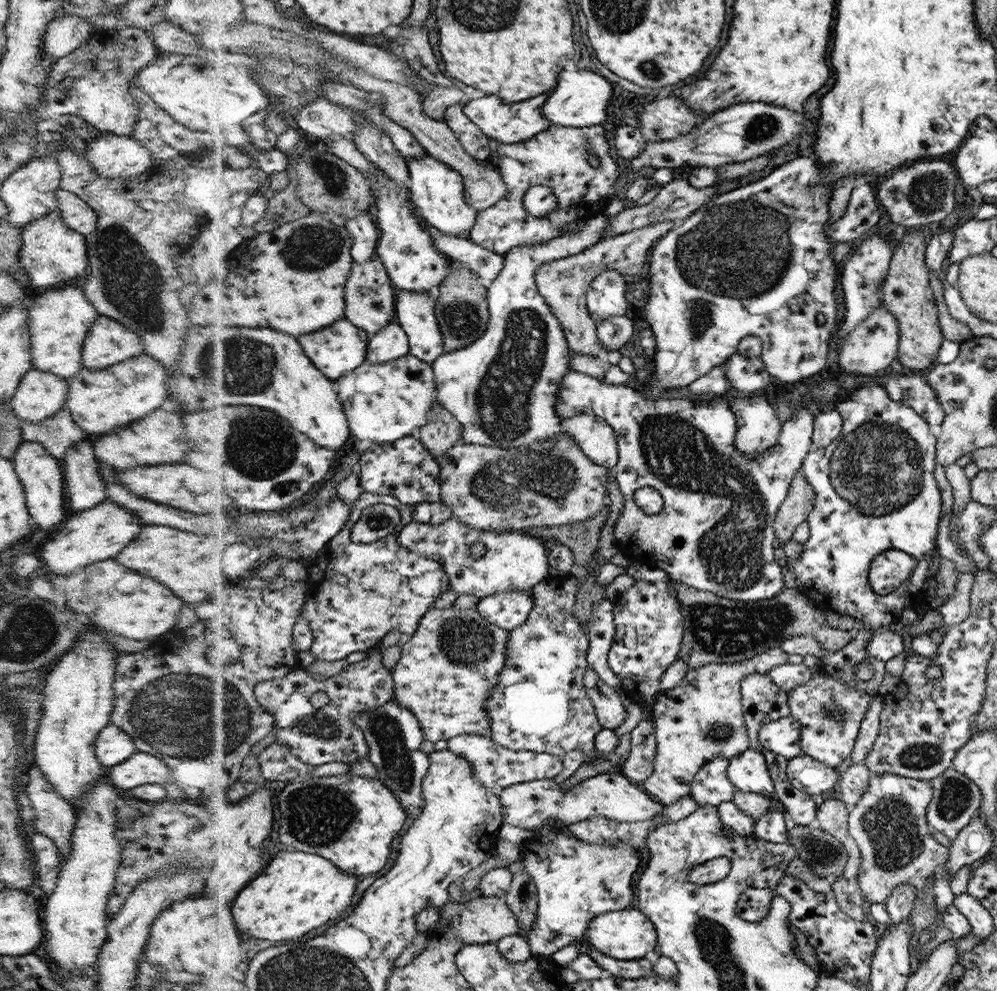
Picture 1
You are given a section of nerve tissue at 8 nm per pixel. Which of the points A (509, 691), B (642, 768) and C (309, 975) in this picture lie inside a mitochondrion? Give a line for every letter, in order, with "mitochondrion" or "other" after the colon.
A: other
B: other
C: mitochondrion

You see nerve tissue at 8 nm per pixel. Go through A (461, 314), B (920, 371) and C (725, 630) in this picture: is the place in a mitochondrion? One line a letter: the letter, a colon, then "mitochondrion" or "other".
A: mitochondrion
B: other
C: mitochondrion

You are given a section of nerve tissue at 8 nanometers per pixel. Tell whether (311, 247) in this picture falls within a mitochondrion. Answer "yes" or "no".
yes

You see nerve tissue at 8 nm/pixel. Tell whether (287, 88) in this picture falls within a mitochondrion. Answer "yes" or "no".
yes

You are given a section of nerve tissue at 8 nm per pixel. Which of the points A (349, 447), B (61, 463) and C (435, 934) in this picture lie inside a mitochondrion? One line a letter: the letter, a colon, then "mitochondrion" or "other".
A: other
B: other
C: other

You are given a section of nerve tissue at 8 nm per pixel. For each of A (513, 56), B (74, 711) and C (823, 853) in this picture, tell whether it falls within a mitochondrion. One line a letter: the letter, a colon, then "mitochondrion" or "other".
A: other
B: other
C: mitochondrion

